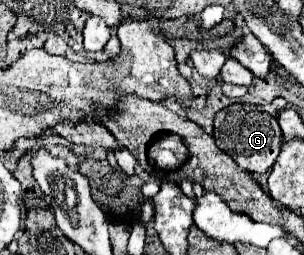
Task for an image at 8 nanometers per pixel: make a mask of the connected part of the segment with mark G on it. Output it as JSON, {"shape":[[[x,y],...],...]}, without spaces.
{"shape":[[[231,104],[217,112],[215,116],[215,142],[217,146],[227,152],[241,170],[245,172],[255,172],[255,174],[265,174],[273,164],[281,148],[281,128],[277,124],[277,118],[271,116],[269,112],[263,110],[263,106],[255,104]]]}

